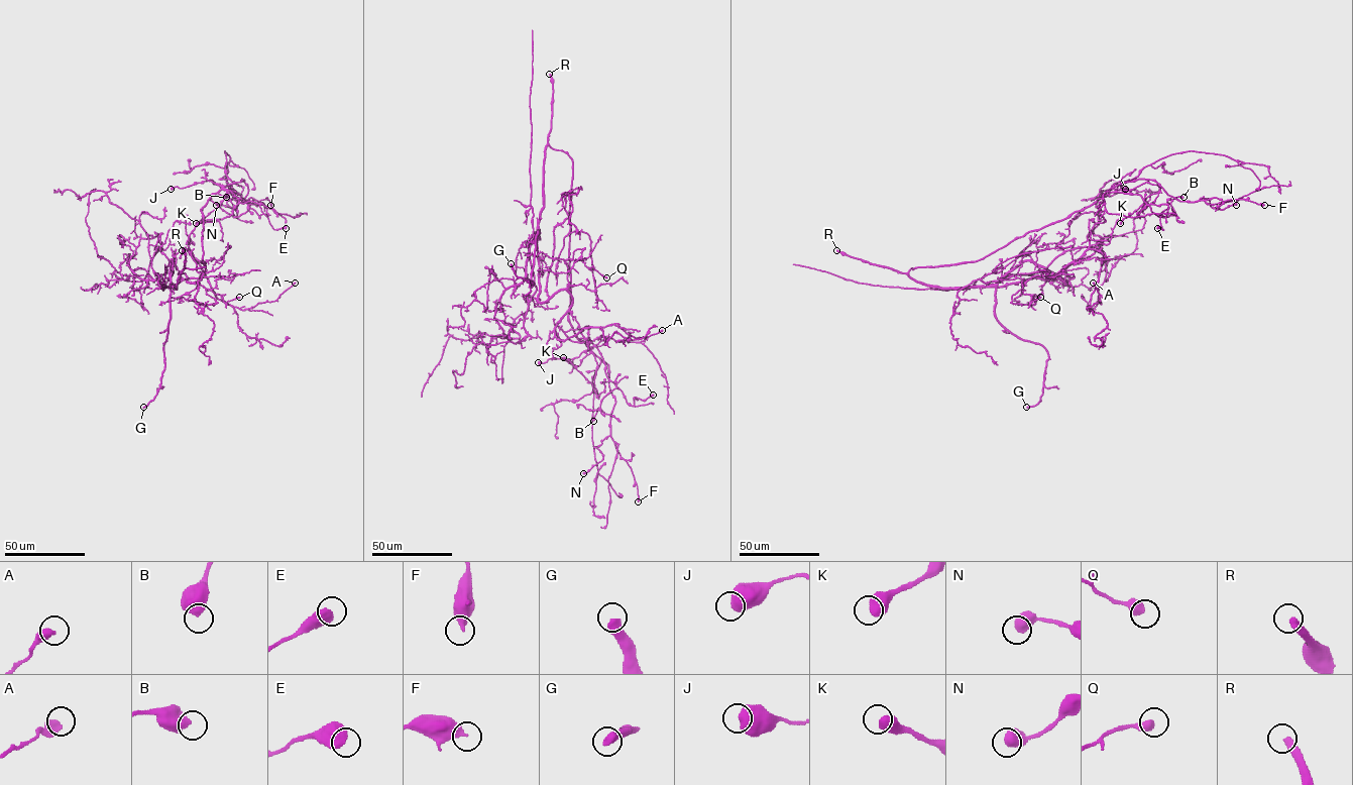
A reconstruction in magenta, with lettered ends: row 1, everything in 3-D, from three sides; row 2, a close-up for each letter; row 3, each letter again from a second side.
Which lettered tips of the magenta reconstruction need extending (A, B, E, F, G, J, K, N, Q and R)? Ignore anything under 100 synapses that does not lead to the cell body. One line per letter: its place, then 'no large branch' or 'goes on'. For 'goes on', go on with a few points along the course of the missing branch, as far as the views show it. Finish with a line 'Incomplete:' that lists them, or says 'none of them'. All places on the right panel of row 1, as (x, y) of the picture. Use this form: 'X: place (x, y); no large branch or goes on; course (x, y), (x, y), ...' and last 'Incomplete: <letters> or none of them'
A: place (1093, 283); no large branch
B: place (1184, 197); no large branch
E: place (1157, 228); no large branch
F: place (1264, 205); no large branch
G: place (1026, 407); goes on; course (1026, 407), (1018, 411), (1001, 406), (999, 409), (1040, 423)
J: place (1125, 189); no large branch
K: place (1120, 223); no large branch
N: place (1236, 205); no large branch
Q: place (1040, 297); no large branch
R: place (836, 250); goes on
Incomplete: G, R

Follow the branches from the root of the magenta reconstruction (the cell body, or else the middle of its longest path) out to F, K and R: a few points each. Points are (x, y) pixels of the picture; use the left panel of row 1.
F: (171, 282), (203, 273), (189, 235), (232, 213), (238, 199), (222, 188), (241, 179), (243, 202), (270, 205)
K: (171, 282), (203, 273), (189, 235), (198, 223), (232, 213), (238, 199), (222, 188), (230, 185), (196, 223)
R: (171, 282), (172, 260), (168, 276), (171, 286), (176, 288), (185, 266), (185, 253), (182, 250)

